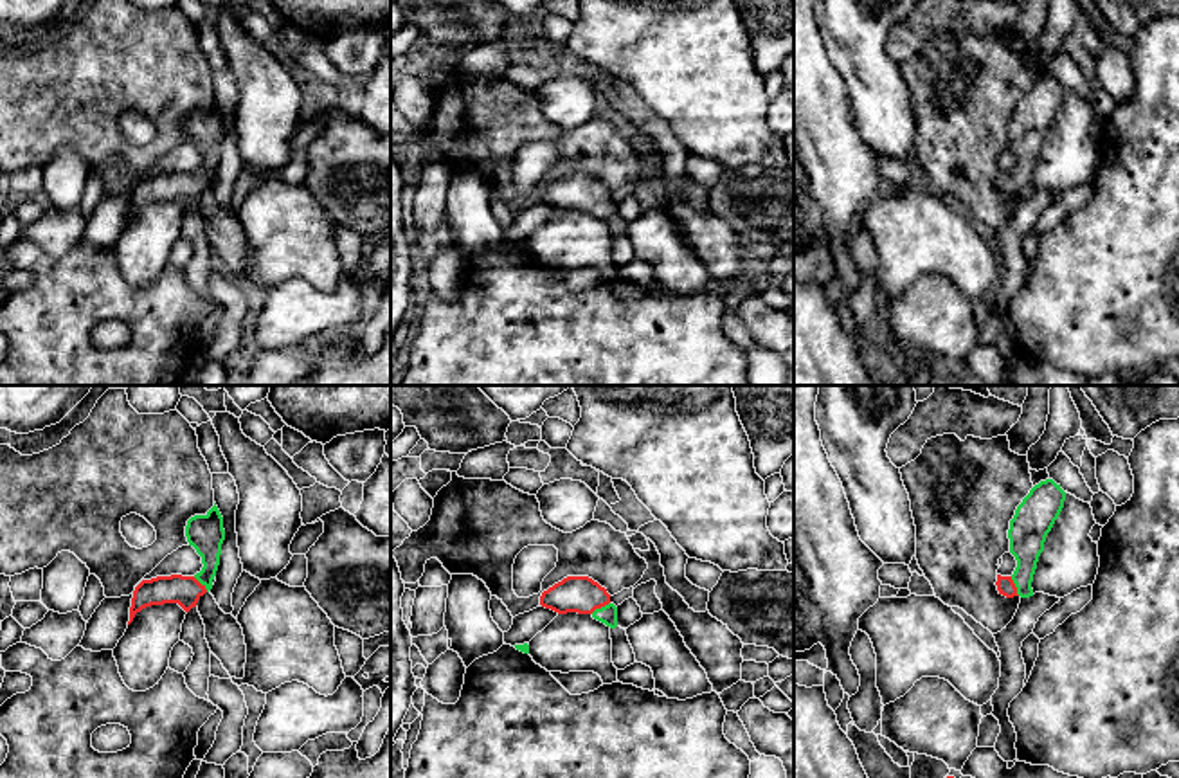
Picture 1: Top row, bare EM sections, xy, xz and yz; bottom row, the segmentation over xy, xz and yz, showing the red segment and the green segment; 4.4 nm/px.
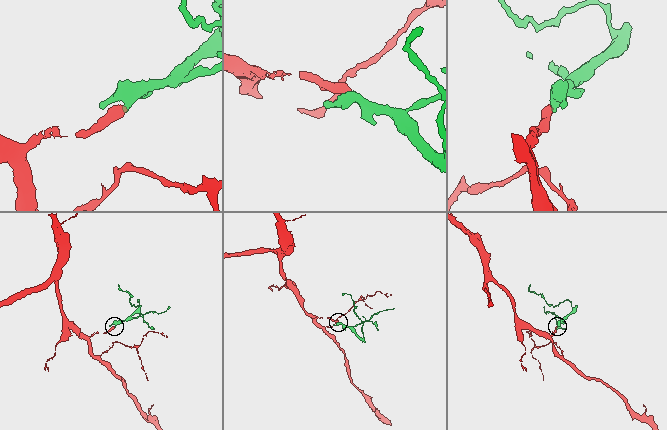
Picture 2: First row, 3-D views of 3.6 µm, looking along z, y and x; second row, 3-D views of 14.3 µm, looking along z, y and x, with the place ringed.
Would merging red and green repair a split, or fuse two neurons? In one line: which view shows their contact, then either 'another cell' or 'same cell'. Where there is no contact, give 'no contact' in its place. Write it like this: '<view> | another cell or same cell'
yz | same cell

